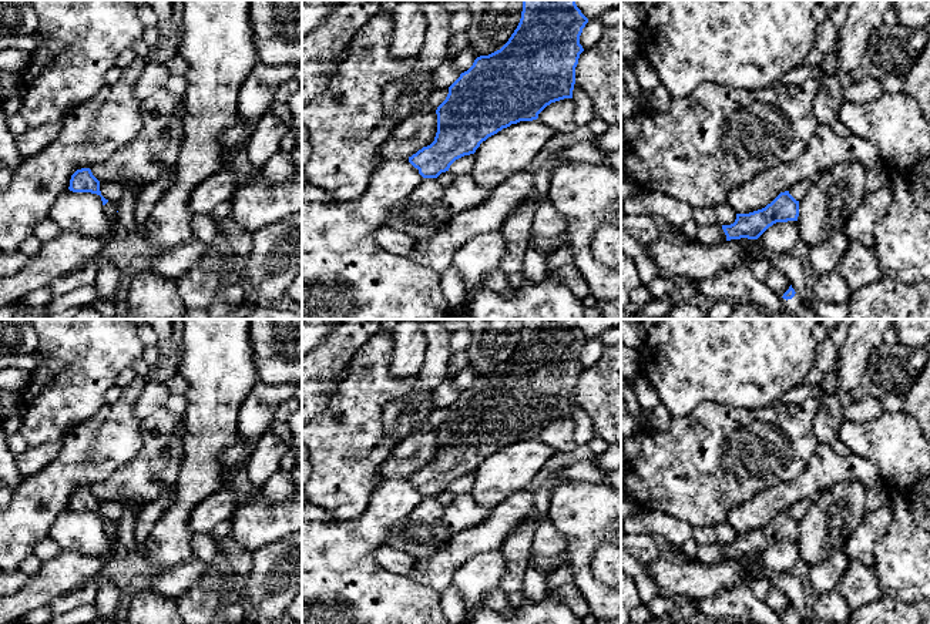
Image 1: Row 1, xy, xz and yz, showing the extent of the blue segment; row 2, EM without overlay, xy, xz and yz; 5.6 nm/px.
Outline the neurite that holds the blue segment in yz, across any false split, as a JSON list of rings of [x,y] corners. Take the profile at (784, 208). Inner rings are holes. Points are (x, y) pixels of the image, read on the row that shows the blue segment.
[[[785,191],[762,209],[749,214],[736,214],[735,222],[722,225],[722,229],[726,241],[741,238],[758,239],[773,224],[798,221],[798,217],[799,201],[789,191]]]

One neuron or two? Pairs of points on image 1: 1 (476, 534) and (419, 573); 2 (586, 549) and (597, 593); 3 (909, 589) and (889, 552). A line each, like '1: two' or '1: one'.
1: one
2: one
3: one

